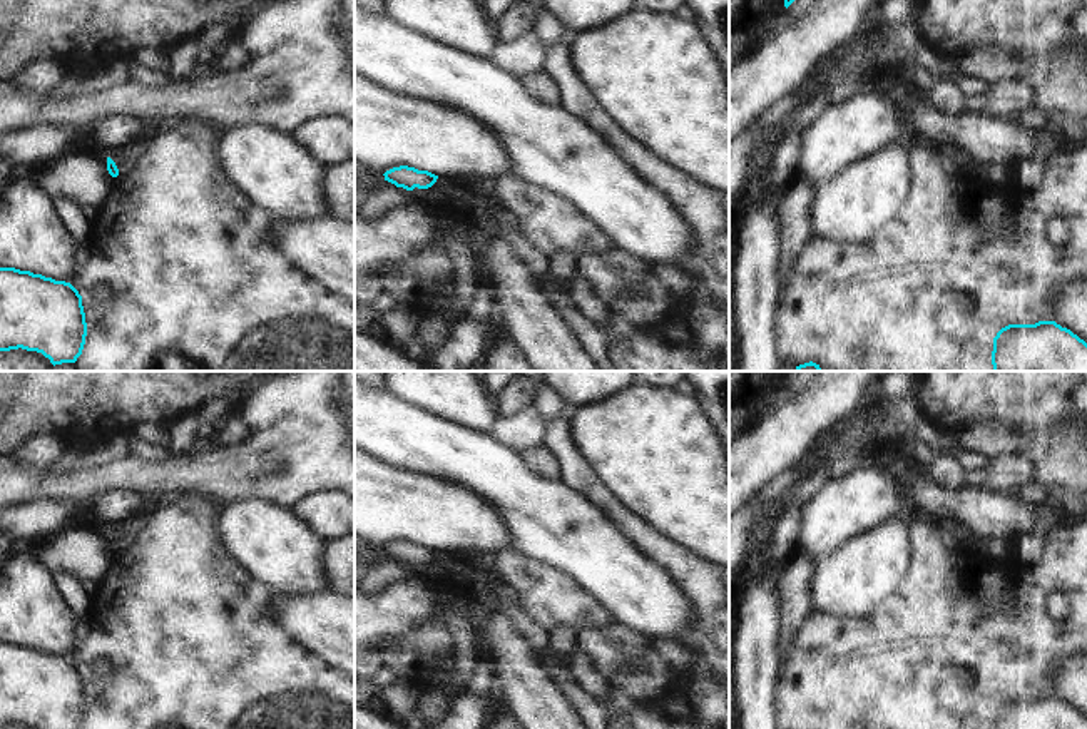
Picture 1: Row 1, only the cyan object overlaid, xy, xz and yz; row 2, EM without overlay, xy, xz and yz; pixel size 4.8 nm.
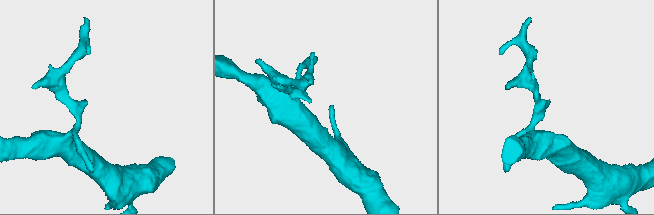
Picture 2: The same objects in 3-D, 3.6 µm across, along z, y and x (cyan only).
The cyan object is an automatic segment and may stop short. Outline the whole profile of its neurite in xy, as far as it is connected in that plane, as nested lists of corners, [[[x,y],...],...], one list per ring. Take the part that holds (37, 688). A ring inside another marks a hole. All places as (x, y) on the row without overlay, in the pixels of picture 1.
[[[0,642],[0,726],[22,722],[42,729],[82,729],[85,711],[82,670],[70,657]]]

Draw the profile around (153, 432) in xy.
[[[142,421],[134,433],[157,446],[169,446],[172,438],[169,435],[169,423]]]

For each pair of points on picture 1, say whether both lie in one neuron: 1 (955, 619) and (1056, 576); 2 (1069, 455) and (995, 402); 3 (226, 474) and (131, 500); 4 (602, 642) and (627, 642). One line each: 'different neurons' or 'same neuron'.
1: same neuron
2: same neuron
3: different neurons
4: same neuron

